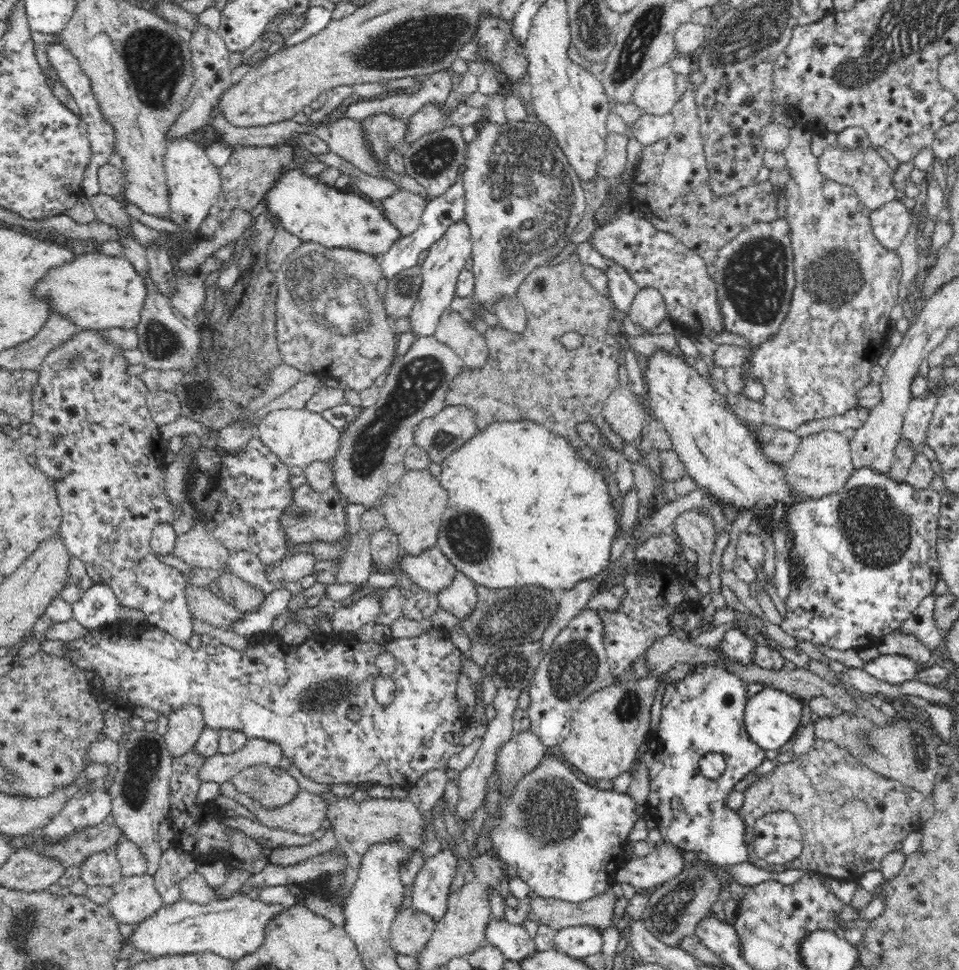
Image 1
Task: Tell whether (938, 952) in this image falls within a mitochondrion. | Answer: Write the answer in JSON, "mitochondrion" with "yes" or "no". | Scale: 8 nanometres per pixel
{"mitochondrion":"yes"}

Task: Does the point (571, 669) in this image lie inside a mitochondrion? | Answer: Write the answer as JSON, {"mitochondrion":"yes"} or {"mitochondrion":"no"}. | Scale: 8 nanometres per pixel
{"mitochondrion":"yes"}

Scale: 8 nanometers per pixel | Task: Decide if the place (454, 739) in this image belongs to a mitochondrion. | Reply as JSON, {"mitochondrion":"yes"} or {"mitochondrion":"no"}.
{"mitochondrion":"no"}

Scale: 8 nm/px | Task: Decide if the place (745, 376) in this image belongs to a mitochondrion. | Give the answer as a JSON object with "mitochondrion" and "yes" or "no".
{"mitochondrion":"no"}

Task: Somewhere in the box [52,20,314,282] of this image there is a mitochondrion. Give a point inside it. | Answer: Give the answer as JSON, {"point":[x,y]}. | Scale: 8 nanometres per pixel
{"point":[154,59]}

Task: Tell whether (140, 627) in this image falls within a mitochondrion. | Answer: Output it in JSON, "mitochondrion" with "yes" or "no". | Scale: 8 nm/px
{"mitochondrion":"no"}

